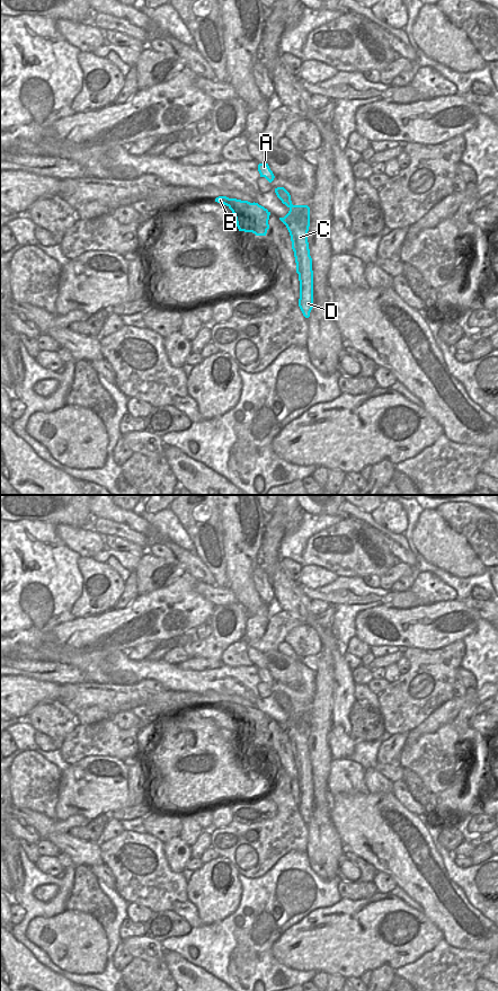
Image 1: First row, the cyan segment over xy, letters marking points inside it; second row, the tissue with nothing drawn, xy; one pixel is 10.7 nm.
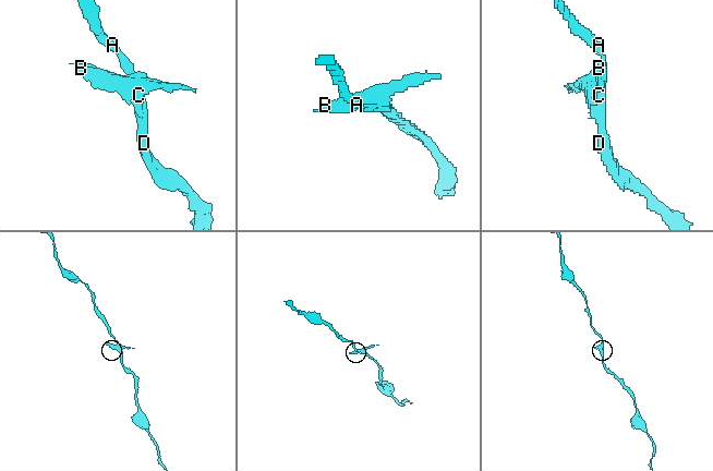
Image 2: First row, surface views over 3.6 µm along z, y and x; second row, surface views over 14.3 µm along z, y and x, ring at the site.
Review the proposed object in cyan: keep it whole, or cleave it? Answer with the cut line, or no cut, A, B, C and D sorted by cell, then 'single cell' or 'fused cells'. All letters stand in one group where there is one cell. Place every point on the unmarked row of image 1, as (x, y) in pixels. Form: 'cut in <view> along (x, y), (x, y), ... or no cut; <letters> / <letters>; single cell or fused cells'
cut in xy along (307, 735), (294, 735), (290, 740); A C D / B; fused cells

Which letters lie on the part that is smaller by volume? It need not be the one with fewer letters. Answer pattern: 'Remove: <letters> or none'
Remove: B

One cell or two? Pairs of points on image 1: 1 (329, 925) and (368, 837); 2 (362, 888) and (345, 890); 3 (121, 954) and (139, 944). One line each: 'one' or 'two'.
1: two
2: one
3: two

